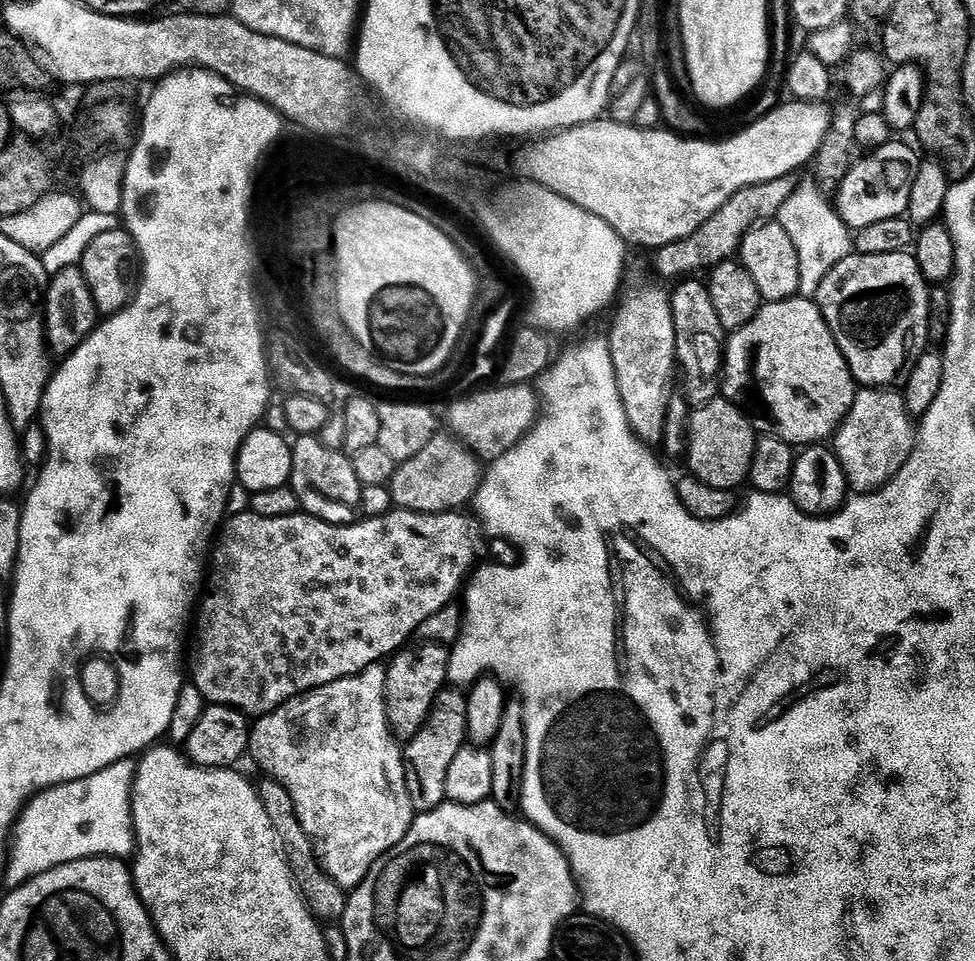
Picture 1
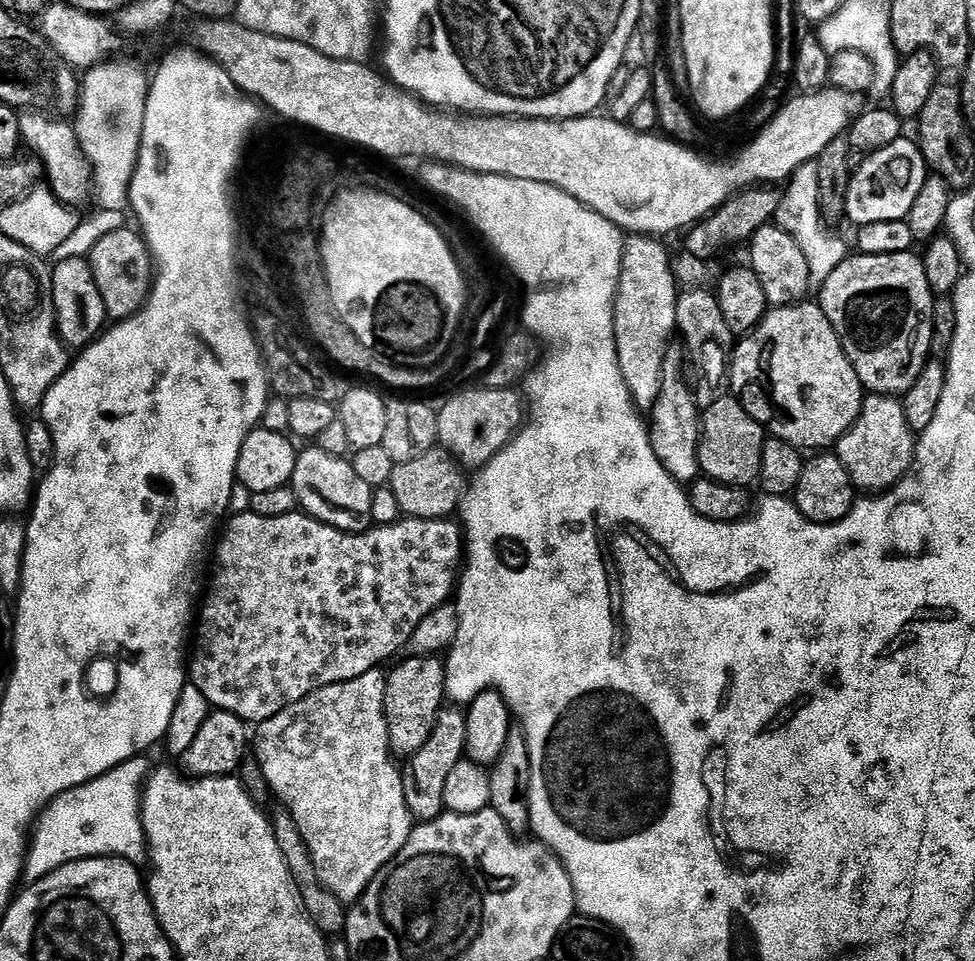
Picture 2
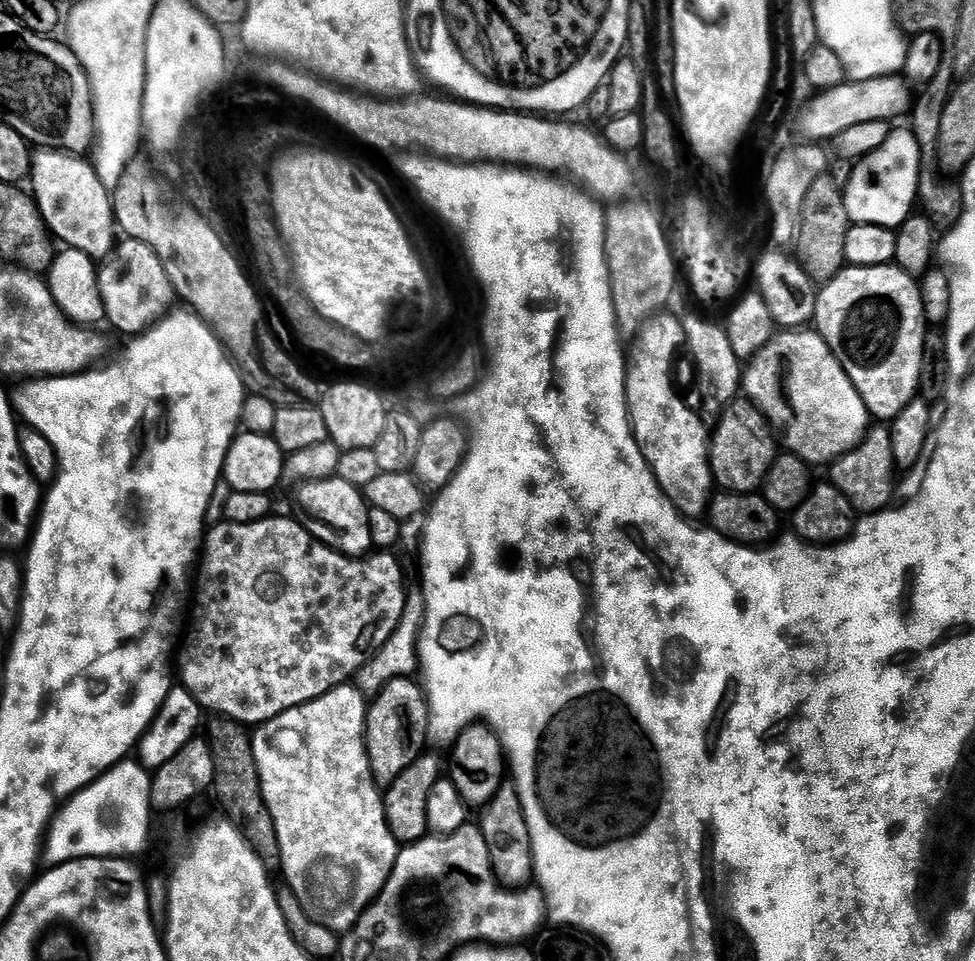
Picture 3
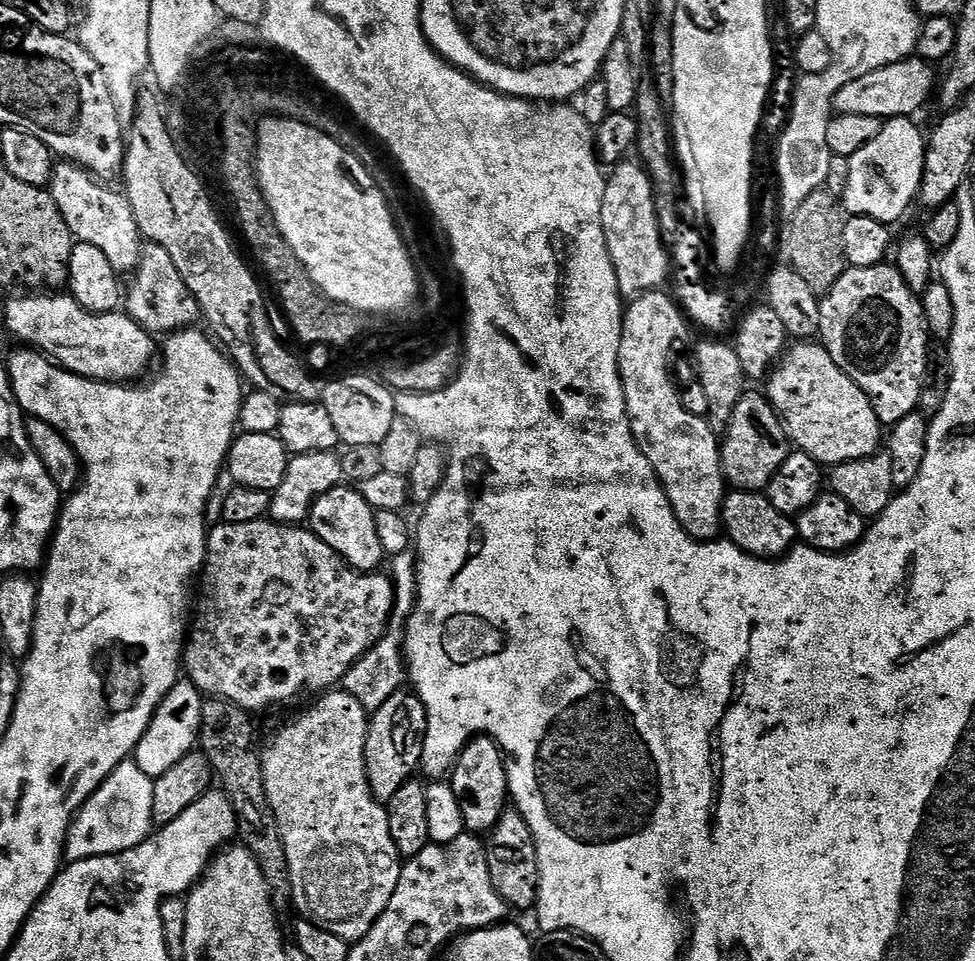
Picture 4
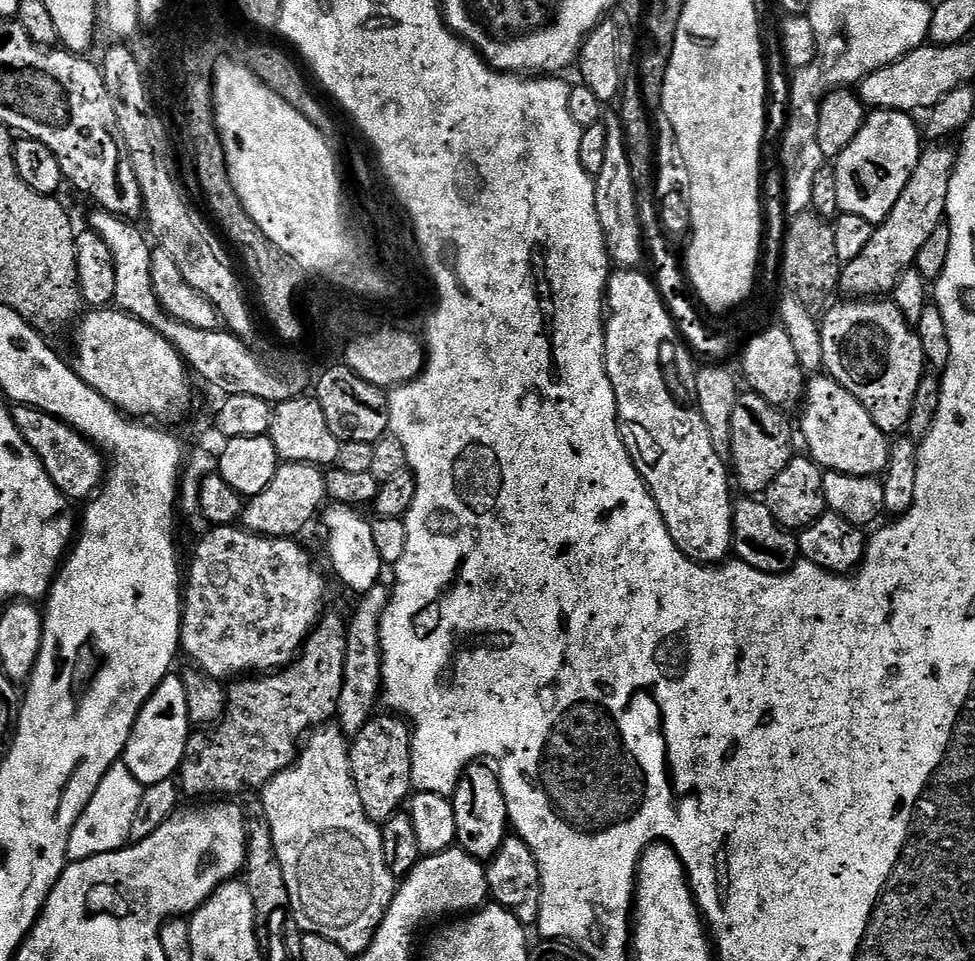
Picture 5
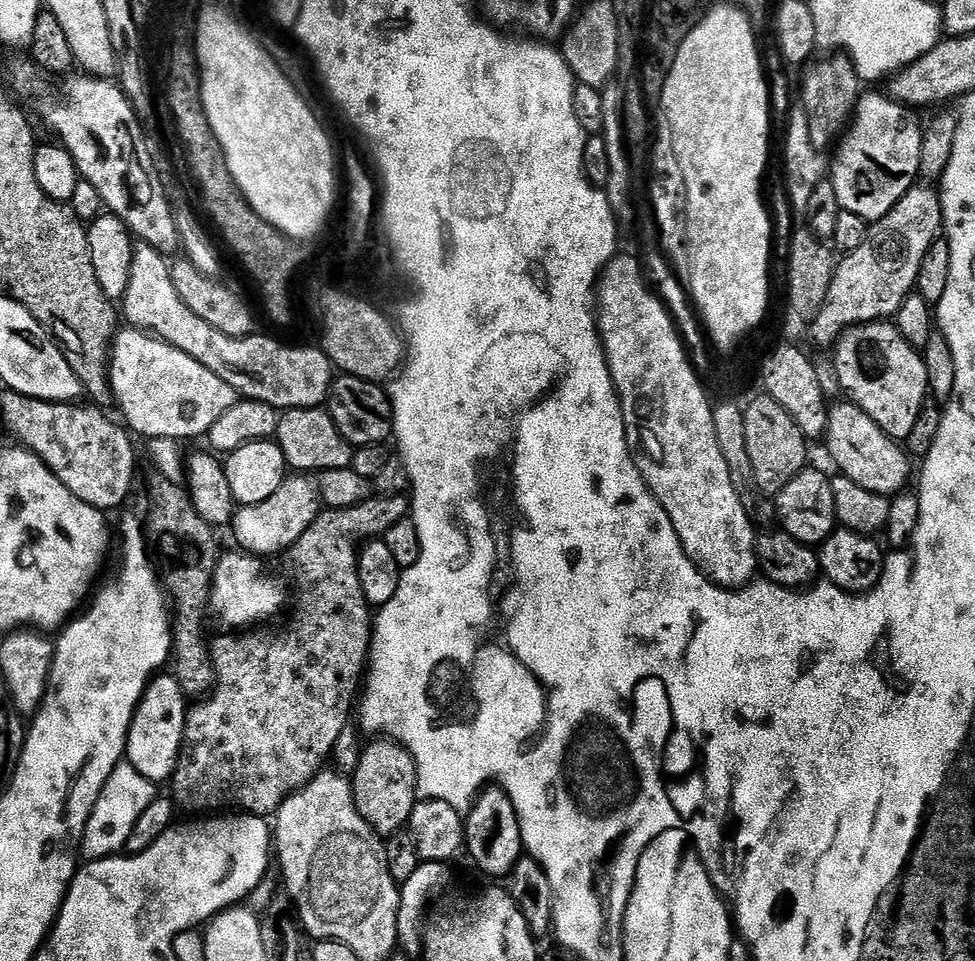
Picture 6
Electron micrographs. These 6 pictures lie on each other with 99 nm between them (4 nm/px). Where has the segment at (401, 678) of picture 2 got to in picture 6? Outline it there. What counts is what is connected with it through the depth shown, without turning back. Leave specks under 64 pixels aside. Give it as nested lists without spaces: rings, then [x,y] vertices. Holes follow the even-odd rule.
[[[376,738],[373,744],[363,745],[360,760],[357,761],[350,776],[352,797],[356,799],[356,808],[365,822],[382,838],[393,836],[411,821],[412,811],[418,803],[416,791],[416,763],[407,748],[393,738]]]

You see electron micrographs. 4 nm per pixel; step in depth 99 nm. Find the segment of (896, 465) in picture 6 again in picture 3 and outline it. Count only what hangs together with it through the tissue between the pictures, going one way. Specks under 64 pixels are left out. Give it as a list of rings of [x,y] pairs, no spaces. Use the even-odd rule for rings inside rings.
[[[808,326],[785,327],[769,337],[751,358],[753,360],[749,364],[747,361],[743,369],[743,395],[760,409],[782,440],[784,435],[784,440],[788,443],[787,451],[791,455],[801,456],[812,466],[827,465],[839,460],[845,452],[849,452],[864,439],[870,427],[868,408],[848,376],[841,357],[834,351],[833,345],[824,341],[819,331]]]

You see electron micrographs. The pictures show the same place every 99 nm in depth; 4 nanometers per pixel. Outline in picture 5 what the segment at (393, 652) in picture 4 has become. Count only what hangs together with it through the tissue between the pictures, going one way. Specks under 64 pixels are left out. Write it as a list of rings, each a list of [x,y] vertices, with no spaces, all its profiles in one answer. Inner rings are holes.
[[[381,582],[363,593],[352,620],[350,618],[344,686],[337,708],[339,726],[349,738],[356,737],[368,724],[382,692],[383,652],[380,642],[380,622],[390,595],[389,587],[385,586],[386,584]]]

